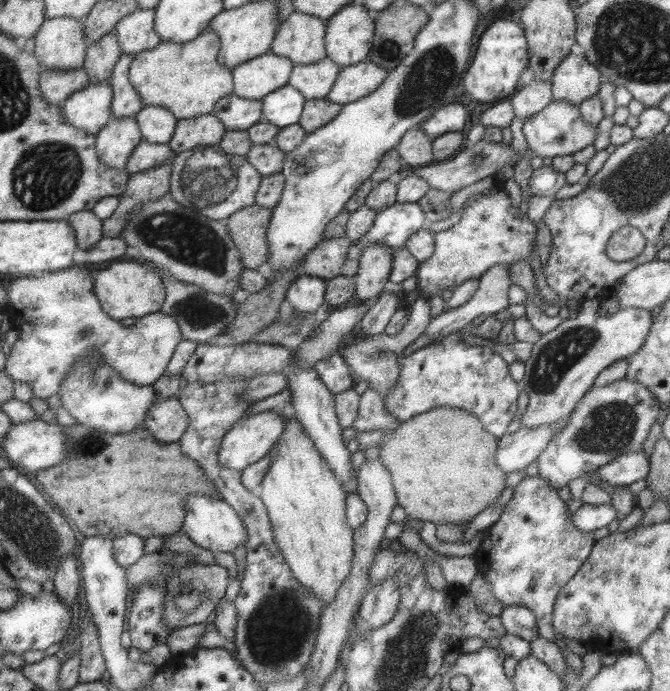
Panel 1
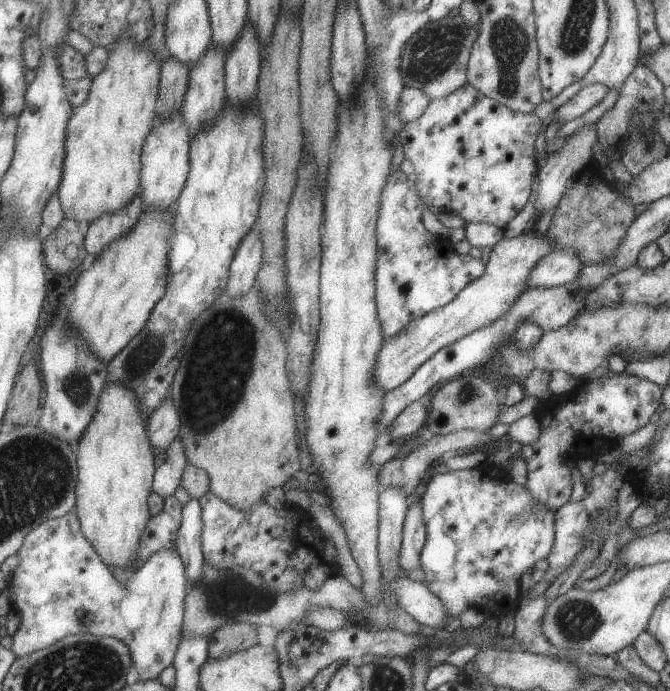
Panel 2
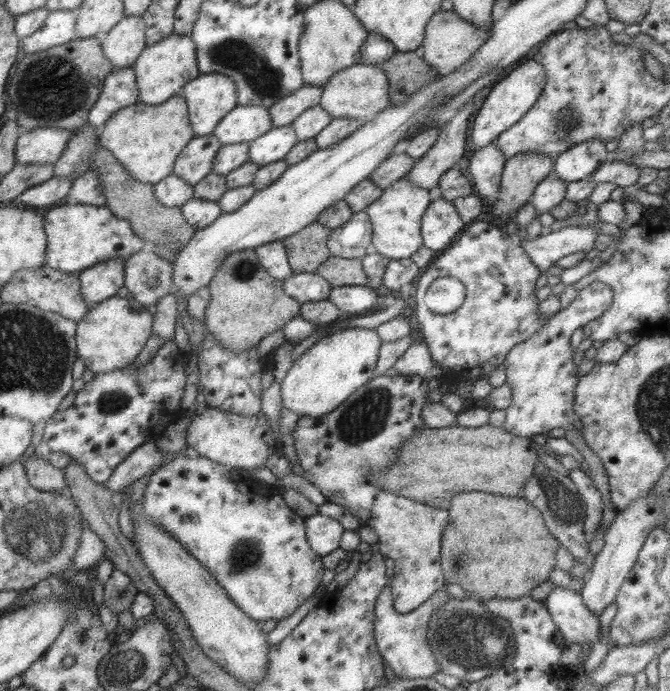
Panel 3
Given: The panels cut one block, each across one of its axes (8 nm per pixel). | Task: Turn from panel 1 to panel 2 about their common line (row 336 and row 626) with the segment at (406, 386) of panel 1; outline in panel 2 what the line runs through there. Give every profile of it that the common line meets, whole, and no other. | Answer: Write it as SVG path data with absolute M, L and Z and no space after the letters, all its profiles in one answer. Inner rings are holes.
M486 463L472 467L470 469L454 470L444 474L435 473L428 480L427 486L425 486L425 492L421 496L420 505L422 508L422 519L424 520L426 535L425 544L419 553L420 569L422 570L422 583L425 588L434 594L441 602L444 608L444 612L448 615L448 618L444 622L444 628L442 634L452 632L459 632L461 627L459 625L458 616L461 612L467 609L479 609L487 615L498 616L500 612L505 613L509 610L515 610L519 605L518 582L520 576L523 573L529 572L533 569L533 564L537 560L545 558L554 543L554 512L550 511L546 507L533 501L533 497L525 490L523 485L518 485L511 481L511 478L507 475L502 465L491 465Z

